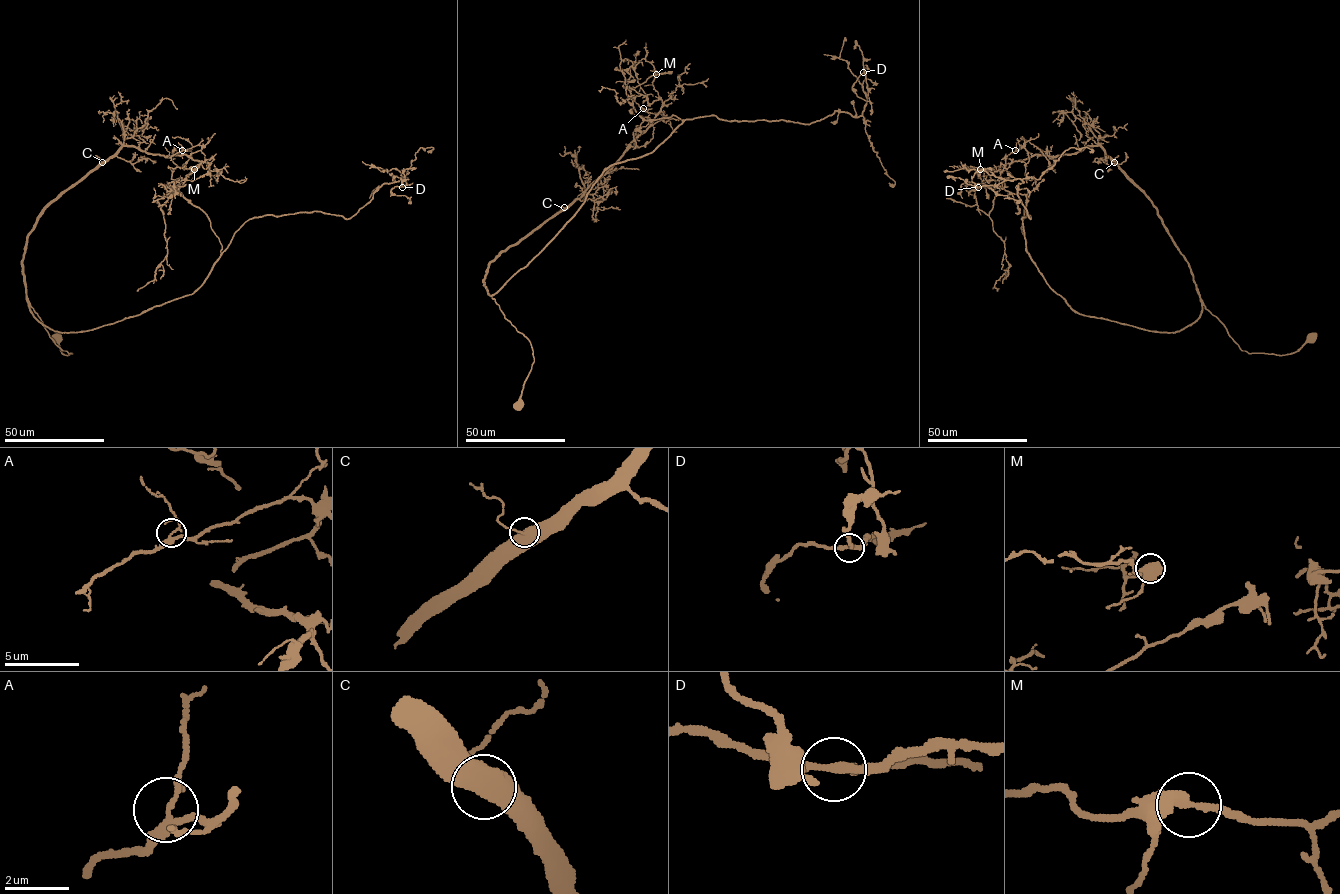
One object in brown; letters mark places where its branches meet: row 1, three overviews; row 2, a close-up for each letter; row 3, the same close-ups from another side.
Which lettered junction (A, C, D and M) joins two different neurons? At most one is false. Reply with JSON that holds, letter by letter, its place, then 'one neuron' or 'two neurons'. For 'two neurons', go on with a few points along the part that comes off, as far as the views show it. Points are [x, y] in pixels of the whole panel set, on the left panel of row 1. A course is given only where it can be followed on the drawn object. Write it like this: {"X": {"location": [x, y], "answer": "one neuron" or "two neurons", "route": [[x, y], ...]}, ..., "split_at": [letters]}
{"A": {"location": [182, 150], "answer": "one neuron"}, "C": {"location": [102, 162], "answer": "one neuron"}, "D": {"location": [402, 187], "answer": "one neuron"}, "M": {"location": [194, 169], "answer": "one neuron"}, "split_at": []}

